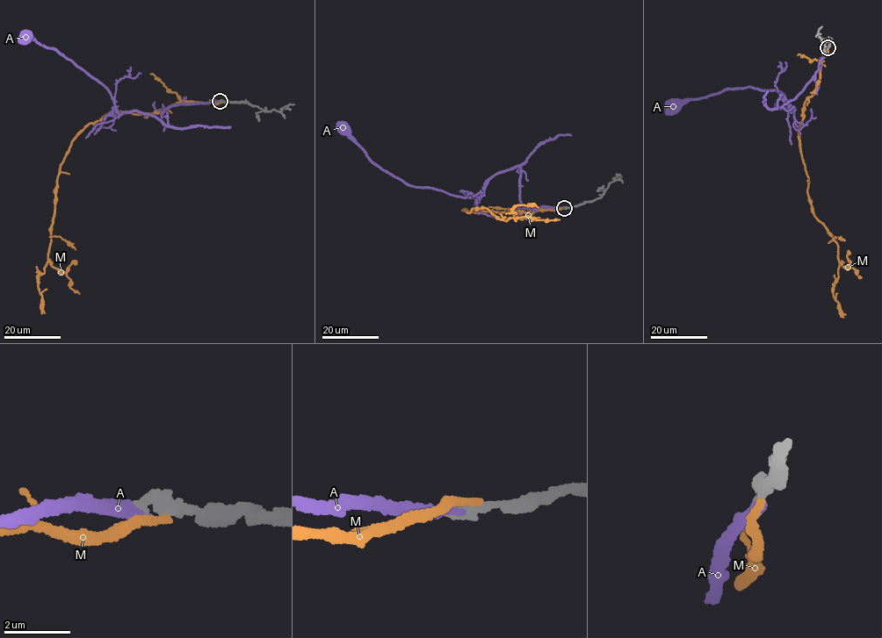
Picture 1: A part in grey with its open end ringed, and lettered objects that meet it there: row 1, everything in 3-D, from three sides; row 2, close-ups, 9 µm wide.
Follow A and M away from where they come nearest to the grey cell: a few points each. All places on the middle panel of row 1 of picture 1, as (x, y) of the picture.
A: (564, 207), (524, 206), (519, 167), (499, 171), (474, 197), (409, 185), (371, 162), (343, 131)
M: (566, 207), (526, 212), (463, 211), (483, 206), (506, 220), (514, 217), (517, 204), (536, 206)

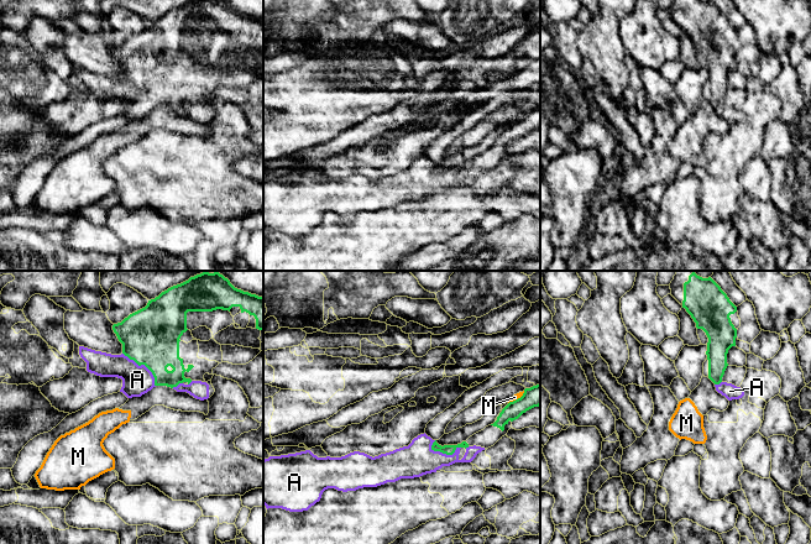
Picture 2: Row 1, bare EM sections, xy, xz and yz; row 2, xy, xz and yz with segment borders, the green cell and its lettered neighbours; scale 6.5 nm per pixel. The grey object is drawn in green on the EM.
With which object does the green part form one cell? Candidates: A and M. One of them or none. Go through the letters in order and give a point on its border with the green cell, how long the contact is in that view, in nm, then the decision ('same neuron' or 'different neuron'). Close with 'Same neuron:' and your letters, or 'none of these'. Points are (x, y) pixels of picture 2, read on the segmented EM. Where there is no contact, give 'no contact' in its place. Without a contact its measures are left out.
A: contact xy (144, 364); length 300 nm; same neuron
M: contact xz (518, 398); length 140 nm; different neuron
Same neuron: A

